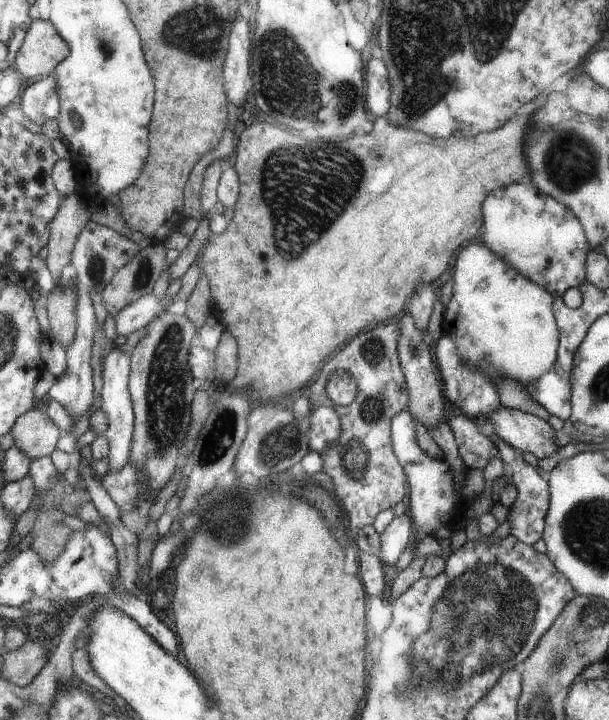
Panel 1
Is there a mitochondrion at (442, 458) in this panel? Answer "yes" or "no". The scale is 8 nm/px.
no

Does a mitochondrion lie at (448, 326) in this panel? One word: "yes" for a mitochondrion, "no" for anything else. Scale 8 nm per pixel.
no

